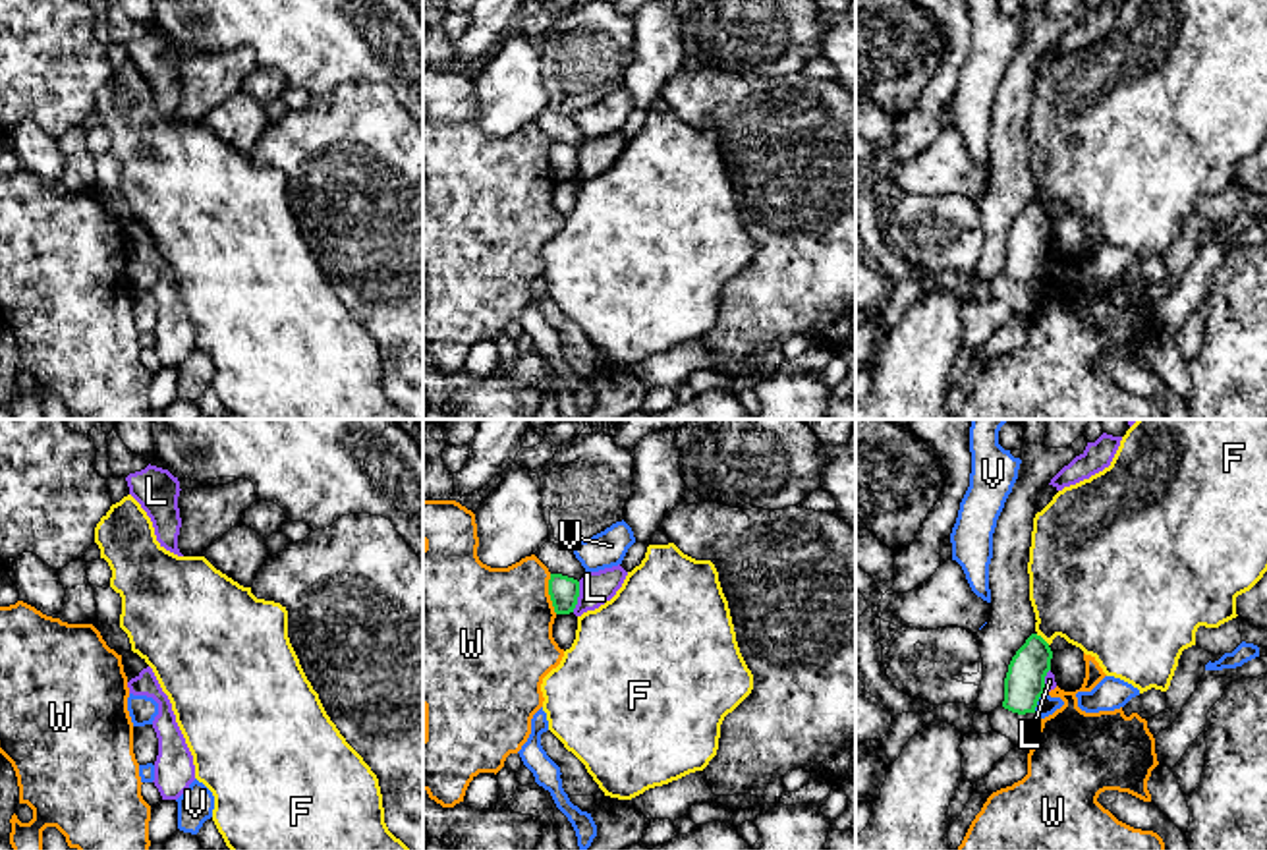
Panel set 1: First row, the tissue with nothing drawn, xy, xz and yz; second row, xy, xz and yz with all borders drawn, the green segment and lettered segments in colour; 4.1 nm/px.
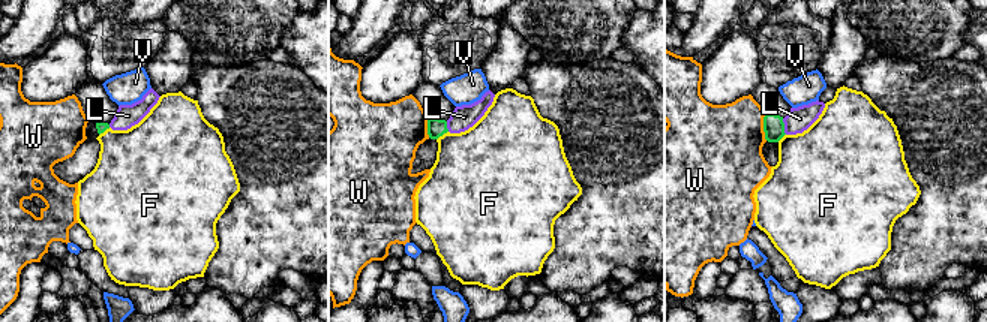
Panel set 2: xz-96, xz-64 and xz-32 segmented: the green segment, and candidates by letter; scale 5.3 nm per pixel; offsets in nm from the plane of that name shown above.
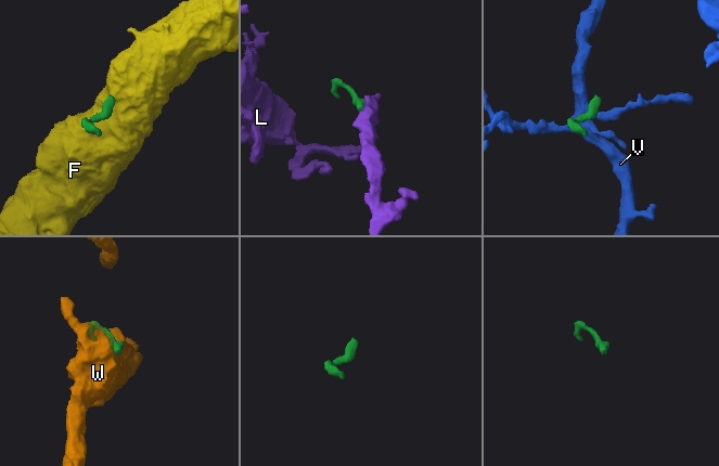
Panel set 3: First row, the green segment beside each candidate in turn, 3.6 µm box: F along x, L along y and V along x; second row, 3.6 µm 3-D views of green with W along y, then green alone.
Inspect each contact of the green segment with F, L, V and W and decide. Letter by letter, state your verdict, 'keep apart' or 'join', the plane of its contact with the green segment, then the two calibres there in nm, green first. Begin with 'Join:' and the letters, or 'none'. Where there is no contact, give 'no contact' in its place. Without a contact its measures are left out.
Join: F
F: join; contact in yz; calibres 170 and 400 nm
L: keep apart; contact in xz; calibres 120 and 140 nm
V: keep apart; contact in yz; calibres 170 and 80 nm
W: keep apart; contact in xz; calibres 120 and 460 nm

